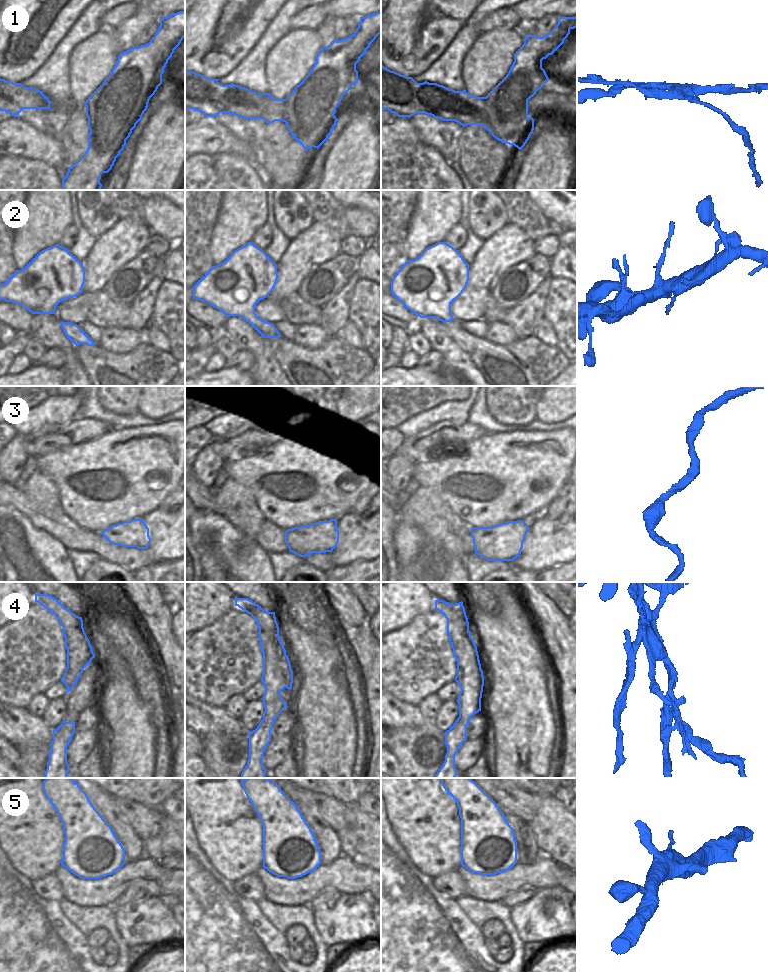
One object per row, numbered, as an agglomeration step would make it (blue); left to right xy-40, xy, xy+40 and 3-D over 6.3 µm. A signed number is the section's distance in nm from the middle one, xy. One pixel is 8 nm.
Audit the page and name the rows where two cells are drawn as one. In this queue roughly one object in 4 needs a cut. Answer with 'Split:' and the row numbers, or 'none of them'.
Split: 1, 4

